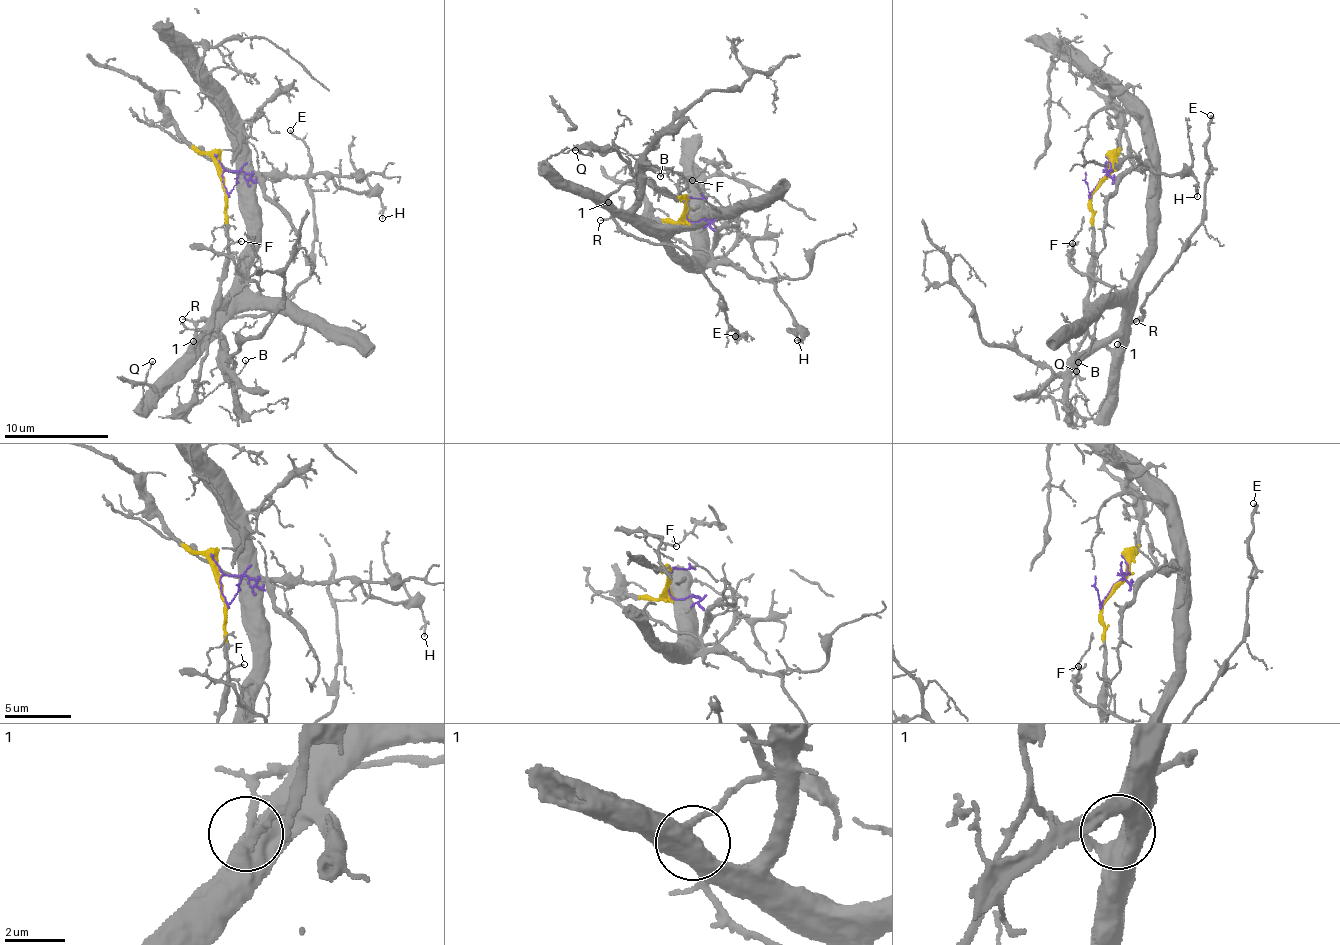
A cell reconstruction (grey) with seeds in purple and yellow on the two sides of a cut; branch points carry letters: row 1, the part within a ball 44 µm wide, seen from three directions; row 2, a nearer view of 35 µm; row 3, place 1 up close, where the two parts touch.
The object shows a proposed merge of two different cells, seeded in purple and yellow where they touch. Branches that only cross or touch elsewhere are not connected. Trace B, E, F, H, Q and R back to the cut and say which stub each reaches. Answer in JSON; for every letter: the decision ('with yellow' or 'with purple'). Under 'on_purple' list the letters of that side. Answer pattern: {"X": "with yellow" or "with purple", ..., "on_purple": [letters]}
{"B": "with purple", "E": "with yellow", "F": "with purple", "H": "with purple", "Q": "with purple", "R": "with yellow", "on_purple": ["B", "F", "H", "Q"]}

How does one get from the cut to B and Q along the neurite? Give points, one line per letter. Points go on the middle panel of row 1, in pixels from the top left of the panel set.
B: (687, 210), (691, 221), (706, 218), (716, 233), (708, 262), (674, 254), (635, 210), (644, 162), (661, 175)
Q: (687, 210), (716, 233), (708, 262), (674, 254), (548, 161), (576, 149)

